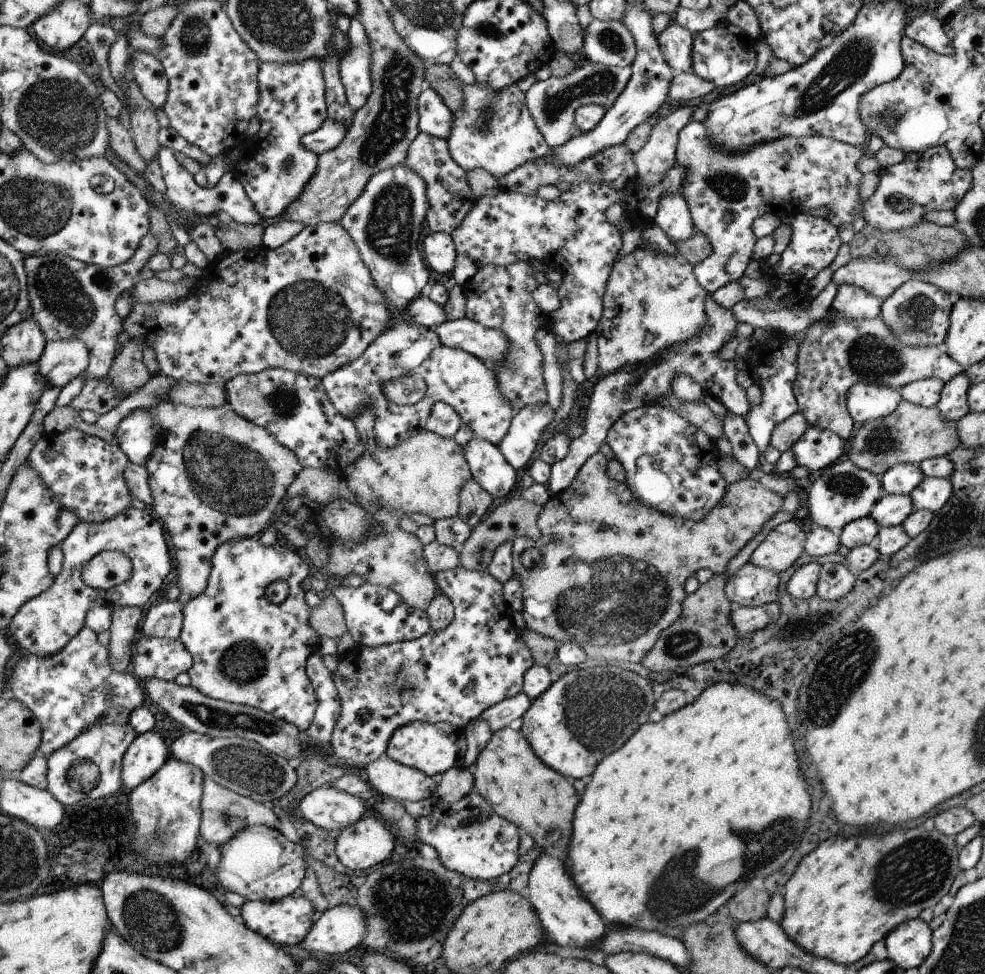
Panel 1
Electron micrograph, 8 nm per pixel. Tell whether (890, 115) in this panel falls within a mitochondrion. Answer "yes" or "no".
yes

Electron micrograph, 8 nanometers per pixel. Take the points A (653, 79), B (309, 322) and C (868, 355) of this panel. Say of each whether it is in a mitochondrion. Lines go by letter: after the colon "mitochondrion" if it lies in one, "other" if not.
A: other
B: mitochondrion
C: mitochondrion

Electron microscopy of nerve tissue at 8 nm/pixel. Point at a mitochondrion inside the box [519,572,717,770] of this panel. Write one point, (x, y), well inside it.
(599, 707)

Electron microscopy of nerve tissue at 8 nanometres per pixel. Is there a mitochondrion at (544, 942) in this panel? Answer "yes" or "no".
no

